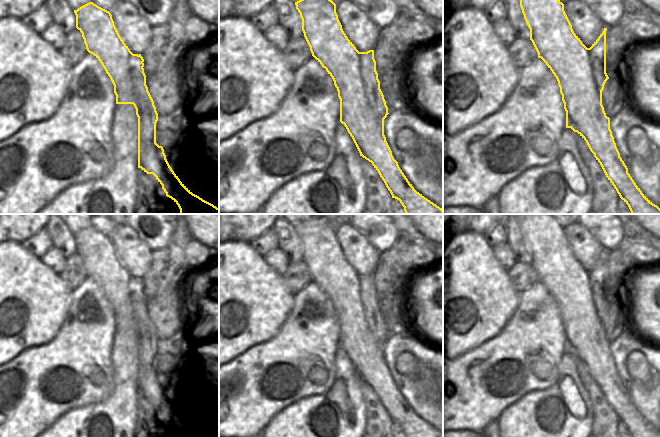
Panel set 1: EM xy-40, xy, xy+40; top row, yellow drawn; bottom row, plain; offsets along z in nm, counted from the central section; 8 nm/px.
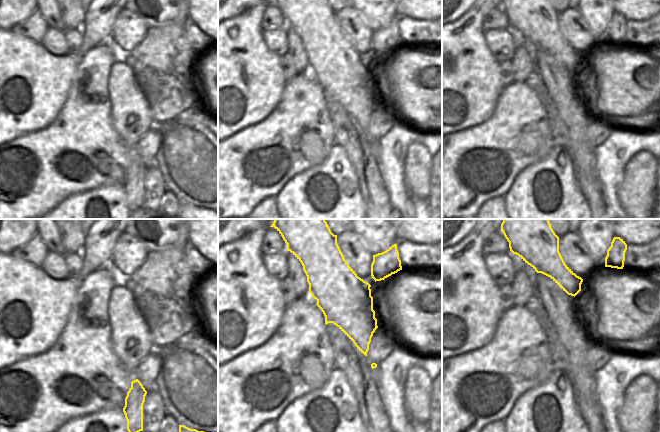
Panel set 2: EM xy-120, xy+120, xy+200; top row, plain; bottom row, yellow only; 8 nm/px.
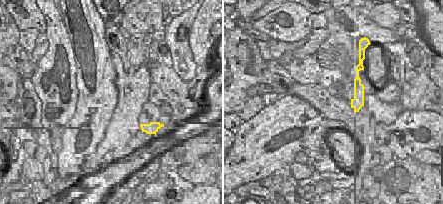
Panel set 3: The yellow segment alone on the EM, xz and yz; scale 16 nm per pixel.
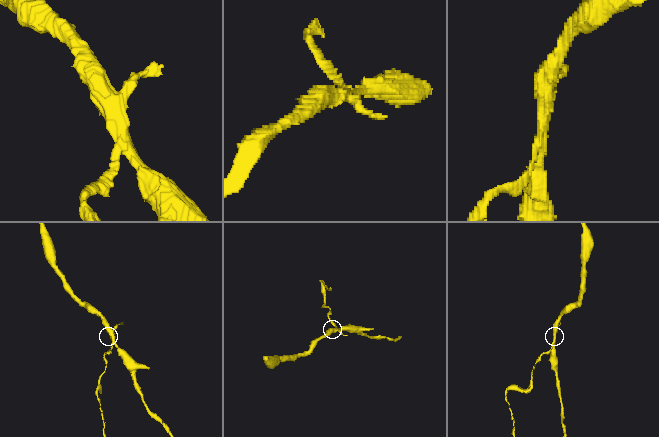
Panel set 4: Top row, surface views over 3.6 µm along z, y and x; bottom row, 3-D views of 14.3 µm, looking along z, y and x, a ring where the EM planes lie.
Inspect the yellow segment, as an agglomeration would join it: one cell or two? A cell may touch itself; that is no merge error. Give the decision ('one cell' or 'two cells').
two cells

